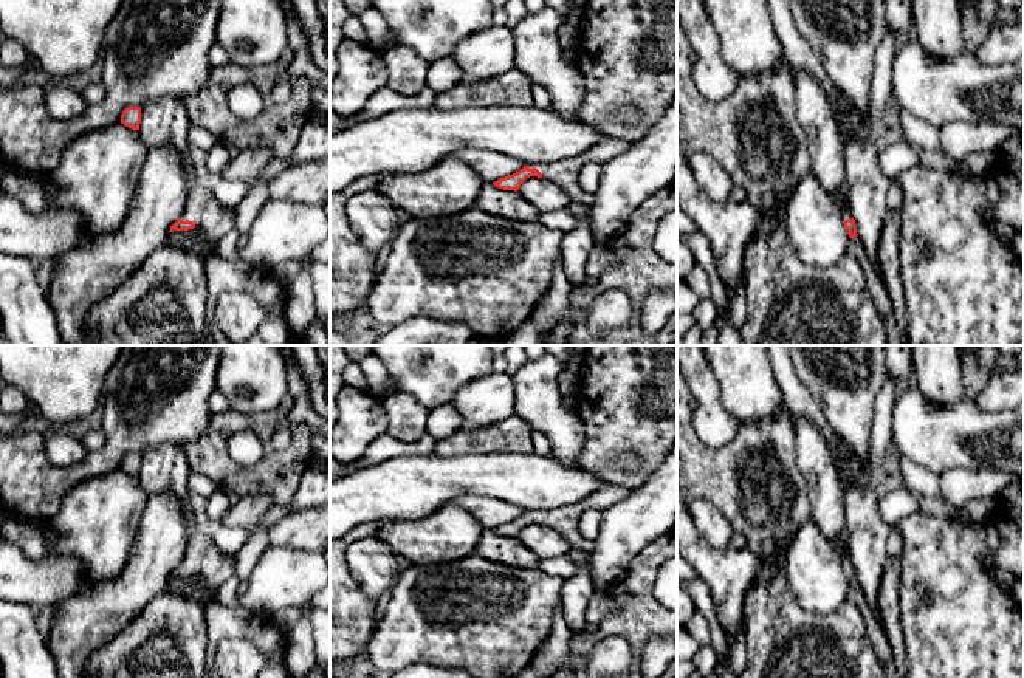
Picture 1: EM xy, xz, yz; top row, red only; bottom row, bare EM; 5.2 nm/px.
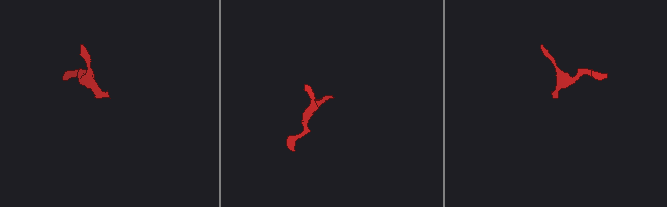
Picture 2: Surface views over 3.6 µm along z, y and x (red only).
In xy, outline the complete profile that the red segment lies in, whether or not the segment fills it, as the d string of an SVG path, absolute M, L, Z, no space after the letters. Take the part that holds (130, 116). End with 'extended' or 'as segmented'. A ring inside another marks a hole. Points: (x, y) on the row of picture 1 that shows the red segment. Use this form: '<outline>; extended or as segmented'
M127 107L121 115L121 124L132 130L139 130L141 124L141 108L139 107Z; as segmented

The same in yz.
M837 195L835 197L835 204L841 214L841 218L844 221L844 228L849 234L850 238L857 237L857 226L855 226L855 220L854 220L854 214L849 207L849 200L846 200L843 195Z; extended

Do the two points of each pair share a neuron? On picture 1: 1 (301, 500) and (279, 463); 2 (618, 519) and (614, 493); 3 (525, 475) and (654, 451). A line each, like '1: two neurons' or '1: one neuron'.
1: two neurons
2: two neurons
3: two neurons

